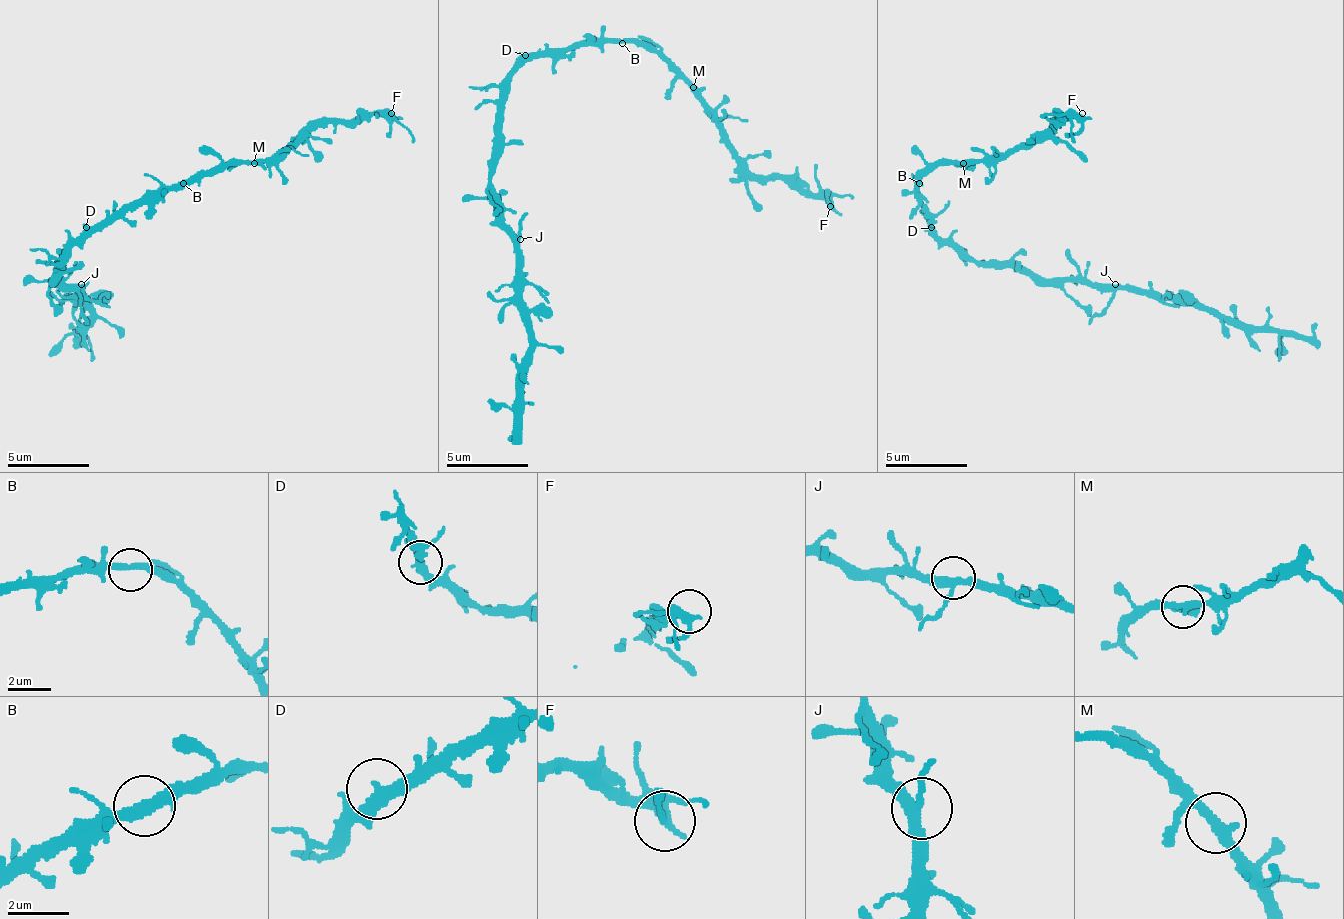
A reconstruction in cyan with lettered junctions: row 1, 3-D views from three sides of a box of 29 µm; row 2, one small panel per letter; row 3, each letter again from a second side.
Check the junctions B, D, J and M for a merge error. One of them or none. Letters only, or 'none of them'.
none of them

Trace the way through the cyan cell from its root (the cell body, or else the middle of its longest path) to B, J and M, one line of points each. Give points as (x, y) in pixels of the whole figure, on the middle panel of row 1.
B: (529, 59), (537, 55), (565, 55), (578, 47), (622, 43)
J: (529, 59), (512, 76), (508, 92), (500, 100), (500, 145), (492, 157), (492, 210), (520, 239)
M: (529, 59), (537, 55), (565, 55), (578, 47), (639, 43), (647, 51), (655, 51), (692, 88)

